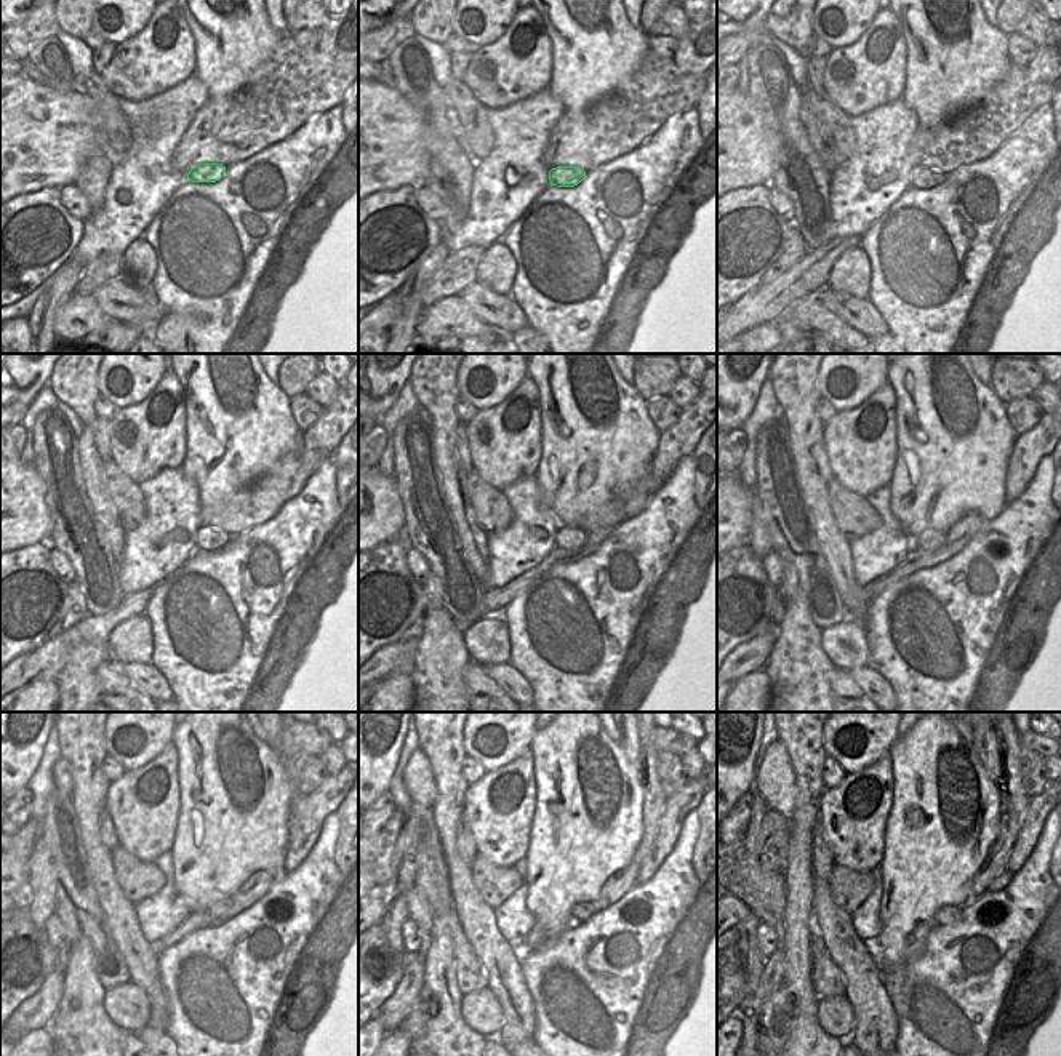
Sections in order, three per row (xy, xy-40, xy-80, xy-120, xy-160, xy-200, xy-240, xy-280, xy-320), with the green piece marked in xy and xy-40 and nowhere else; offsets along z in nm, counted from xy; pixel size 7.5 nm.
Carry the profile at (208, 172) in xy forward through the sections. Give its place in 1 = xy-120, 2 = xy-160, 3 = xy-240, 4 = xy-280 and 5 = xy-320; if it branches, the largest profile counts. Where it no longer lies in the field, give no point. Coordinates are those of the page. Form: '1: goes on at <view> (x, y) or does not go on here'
1: goes on at xy-120 (208, 538)
2: goes on at xy-160 (568, 538)
3: goes on at xy-240 (218, 911)
4: goes on at xy-280 (583, 911)
5: goes on at xy-320 (946, 914)

